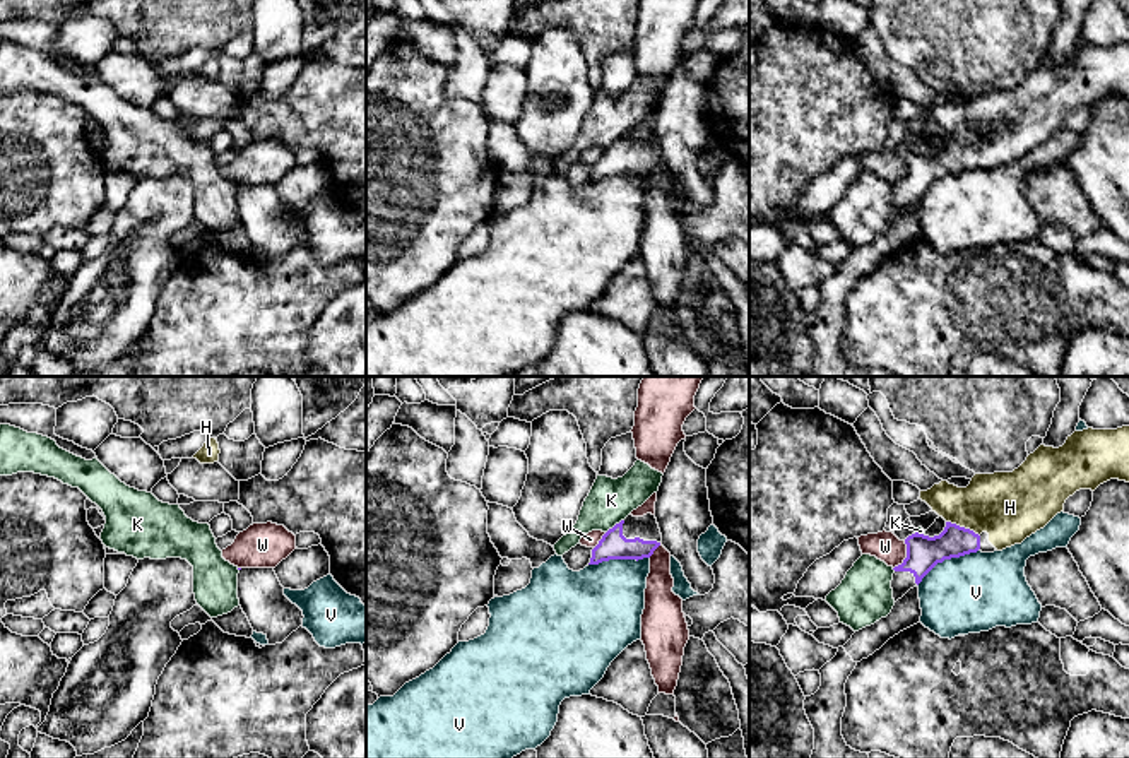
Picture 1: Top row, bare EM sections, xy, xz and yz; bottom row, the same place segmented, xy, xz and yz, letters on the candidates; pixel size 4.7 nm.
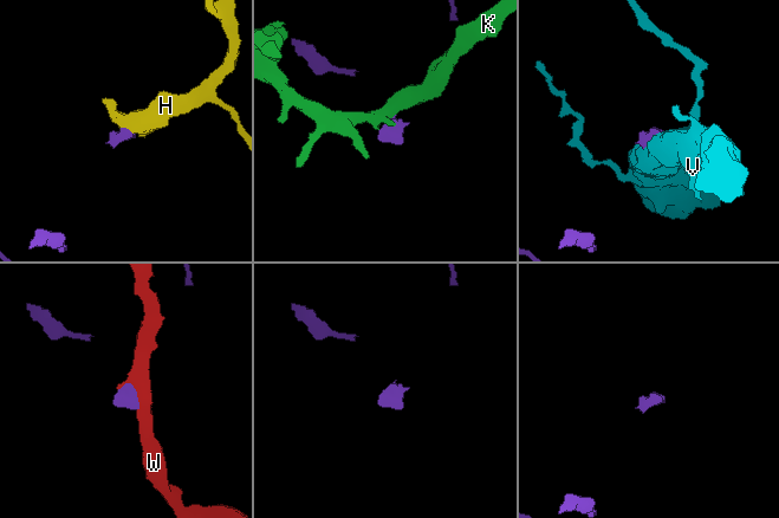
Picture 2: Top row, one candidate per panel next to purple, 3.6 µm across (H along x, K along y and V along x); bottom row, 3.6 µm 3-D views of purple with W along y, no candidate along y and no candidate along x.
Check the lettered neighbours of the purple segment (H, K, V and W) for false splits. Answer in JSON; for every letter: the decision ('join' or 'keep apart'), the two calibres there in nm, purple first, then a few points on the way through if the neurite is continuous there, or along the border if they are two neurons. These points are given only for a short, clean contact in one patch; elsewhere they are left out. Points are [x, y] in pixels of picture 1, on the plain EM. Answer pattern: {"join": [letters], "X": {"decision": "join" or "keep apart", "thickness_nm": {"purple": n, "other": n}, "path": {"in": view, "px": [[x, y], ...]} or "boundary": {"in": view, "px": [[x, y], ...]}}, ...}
{"join": ["H"], "H": {"decision": "join", "thickness_nm": {"purple": 160, "other": 320}, "path": {"in": "yz", "px": [[922, 170], [945, 163], [963, 144], [984, 124], [1010, 124]]}}, "K": {"decision": "keep apart", "thickness_nm": {"purple": 130, "other": 200}}, "V": {"decision": "keep apart", "thickness_nm": {"purple": 160, "other": 360}}, "W": {"decision": "keep apart", "thickness_nm": {"purple": 160, "other": 140}}}

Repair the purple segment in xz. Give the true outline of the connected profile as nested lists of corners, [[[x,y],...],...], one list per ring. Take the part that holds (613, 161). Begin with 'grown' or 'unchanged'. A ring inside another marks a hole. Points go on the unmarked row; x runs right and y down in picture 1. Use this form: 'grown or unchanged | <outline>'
grown | [[[628,132],[609,145],[599,161],[592,166],[588,181],[599,181],[609,176],[643,176],[650,175],[660,163],[662,151],[655,132]]]

